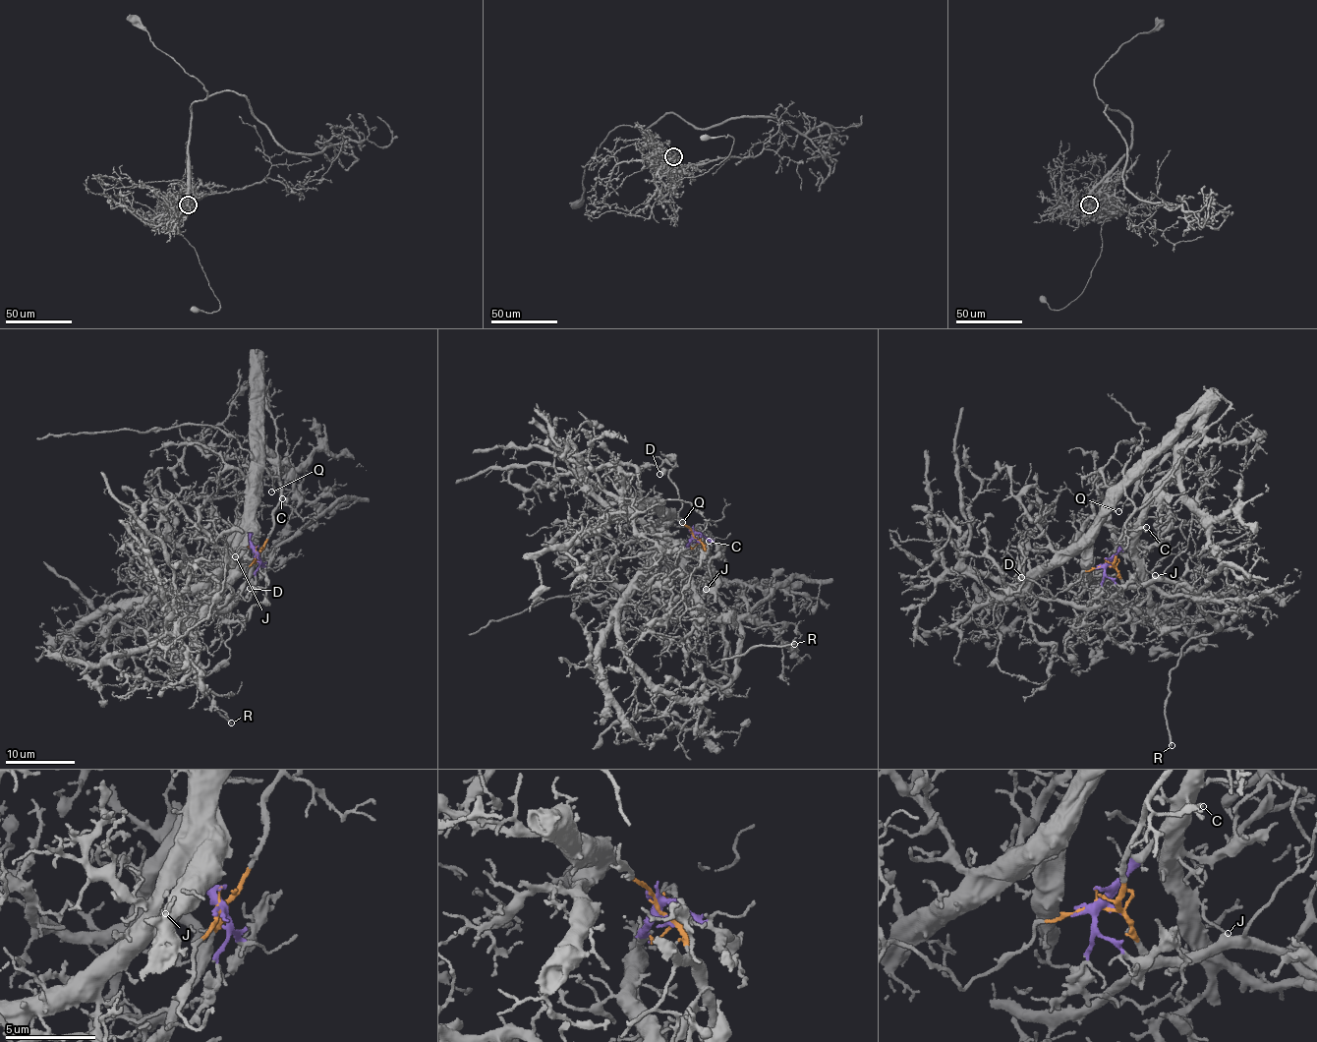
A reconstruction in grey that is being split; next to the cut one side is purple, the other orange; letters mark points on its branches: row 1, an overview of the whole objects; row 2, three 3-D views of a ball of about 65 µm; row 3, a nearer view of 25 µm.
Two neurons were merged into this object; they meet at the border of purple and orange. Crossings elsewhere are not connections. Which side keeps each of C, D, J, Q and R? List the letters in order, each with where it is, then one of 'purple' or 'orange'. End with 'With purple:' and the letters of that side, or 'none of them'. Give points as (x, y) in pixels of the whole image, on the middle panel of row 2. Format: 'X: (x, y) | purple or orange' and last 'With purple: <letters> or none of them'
C: (709, 541) | orange
D: (659, 474) | orange
J: (706, 589) | purple
Q: (682, 522) | orange
R: (794, 644) | orange
With purple: J

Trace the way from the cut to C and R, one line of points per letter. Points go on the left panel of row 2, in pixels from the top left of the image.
C: (255, 553), (268, 538), (274, 511), (280, 503), (284, 503), (282, 497)
R: (255, 553), (251, 568), (238, 555), (234, 578), (194, 605), (172, 638), (177, 663), (231, 723)

